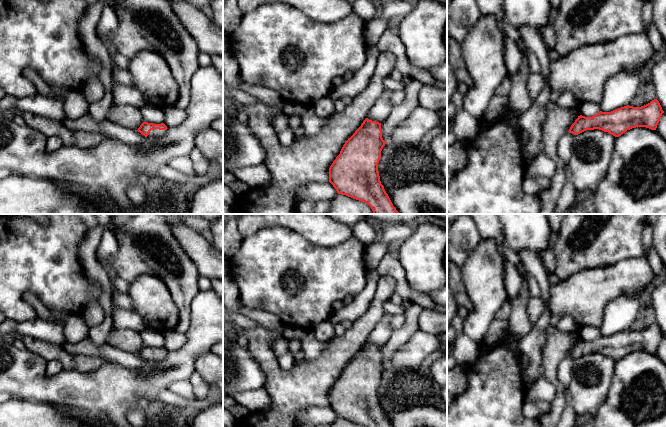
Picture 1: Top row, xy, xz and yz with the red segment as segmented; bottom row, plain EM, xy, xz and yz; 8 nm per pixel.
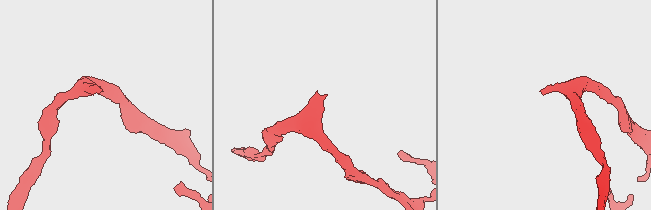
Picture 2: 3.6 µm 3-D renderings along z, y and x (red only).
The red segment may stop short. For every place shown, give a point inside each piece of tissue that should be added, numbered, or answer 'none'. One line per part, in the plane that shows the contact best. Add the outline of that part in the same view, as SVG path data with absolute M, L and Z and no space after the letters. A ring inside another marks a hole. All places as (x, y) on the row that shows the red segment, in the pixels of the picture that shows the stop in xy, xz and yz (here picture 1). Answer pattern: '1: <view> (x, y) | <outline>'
1: xy (155, 133) | M153 129L150 131L149 135L150 137L162 137L165 133L166 133L167 130L159 130L159 129Z

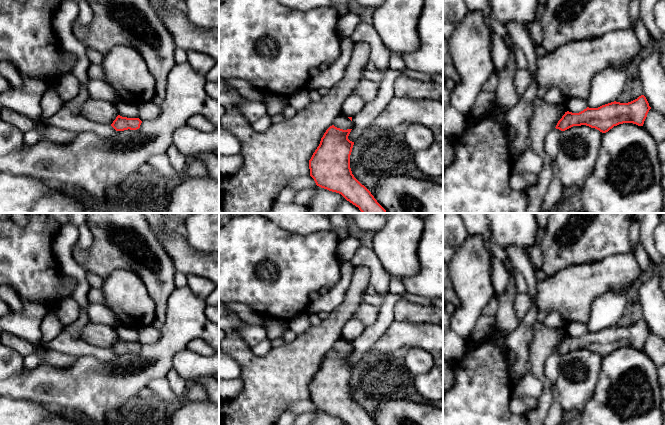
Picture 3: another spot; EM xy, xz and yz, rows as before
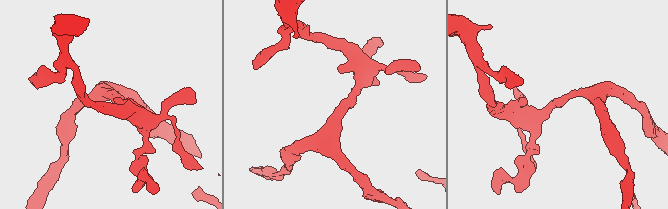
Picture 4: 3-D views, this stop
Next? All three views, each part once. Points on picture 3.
none

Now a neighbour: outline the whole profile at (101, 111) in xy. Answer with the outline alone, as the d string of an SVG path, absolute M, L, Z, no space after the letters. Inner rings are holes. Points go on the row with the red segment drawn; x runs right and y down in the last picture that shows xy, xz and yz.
M89 96L80 108L80 115L93 122L111 125L119 114L115 104Z

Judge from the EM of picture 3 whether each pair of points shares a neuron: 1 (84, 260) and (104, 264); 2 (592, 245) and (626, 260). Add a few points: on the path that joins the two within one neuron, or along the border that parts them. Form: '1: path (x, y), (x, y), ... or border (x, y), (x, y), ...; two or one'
1: path (89, 260), (99, 260); one
2: border (629, 251), (623, 254), (609, 255), (592, 263); two

